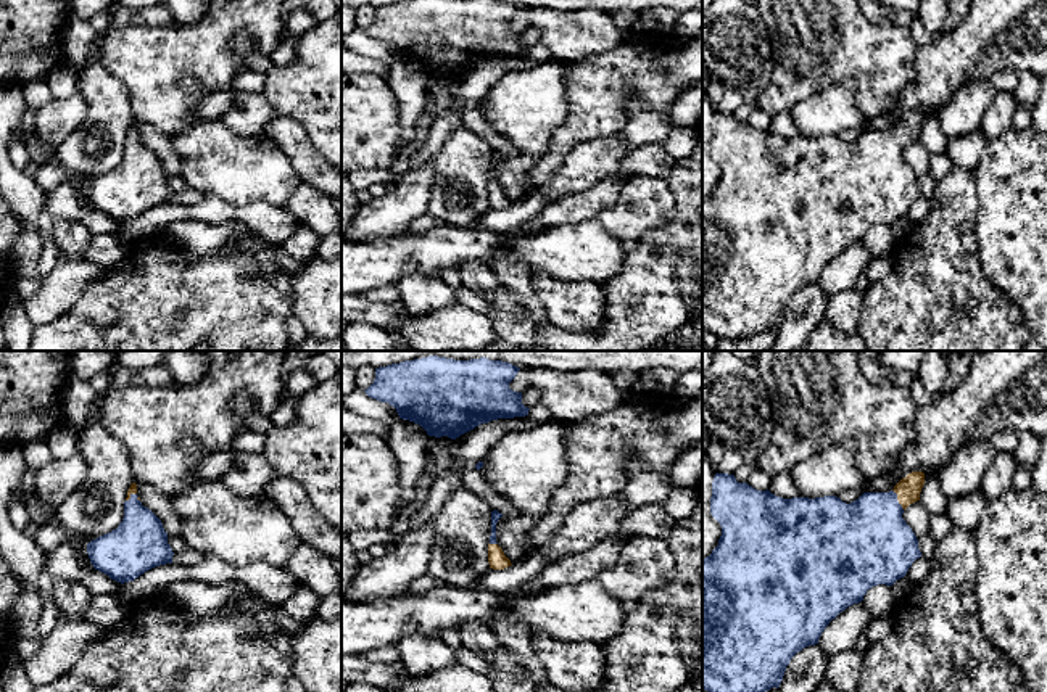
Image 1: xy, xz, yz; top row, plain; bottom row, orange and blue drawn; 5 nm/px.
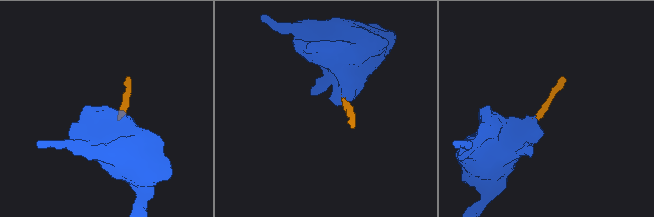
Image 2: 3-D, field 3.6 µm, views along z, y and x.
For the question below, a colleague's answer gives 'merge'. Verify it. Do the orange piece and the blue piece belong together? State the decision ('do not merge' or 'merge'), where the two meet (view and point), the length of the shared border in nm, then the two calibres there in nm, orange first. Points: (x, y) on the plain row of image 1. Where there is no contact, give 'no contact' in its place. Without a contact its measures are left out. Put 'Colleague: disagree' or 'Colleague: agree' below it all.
merge; meets orange in yz at (898, 139); contact 120 nm long; 120 nm thick on the orange side, 400 nm on the other
Colleague: agree

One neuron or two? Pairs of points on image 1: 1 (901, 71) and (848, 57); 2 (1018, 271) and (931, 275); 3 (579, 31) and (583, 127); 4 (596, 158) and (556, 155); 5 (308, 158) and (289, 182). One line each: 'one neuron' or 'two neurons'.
1: one neuron
2: two neurons
3: two neurons
4: two neurons
5: two neurons

